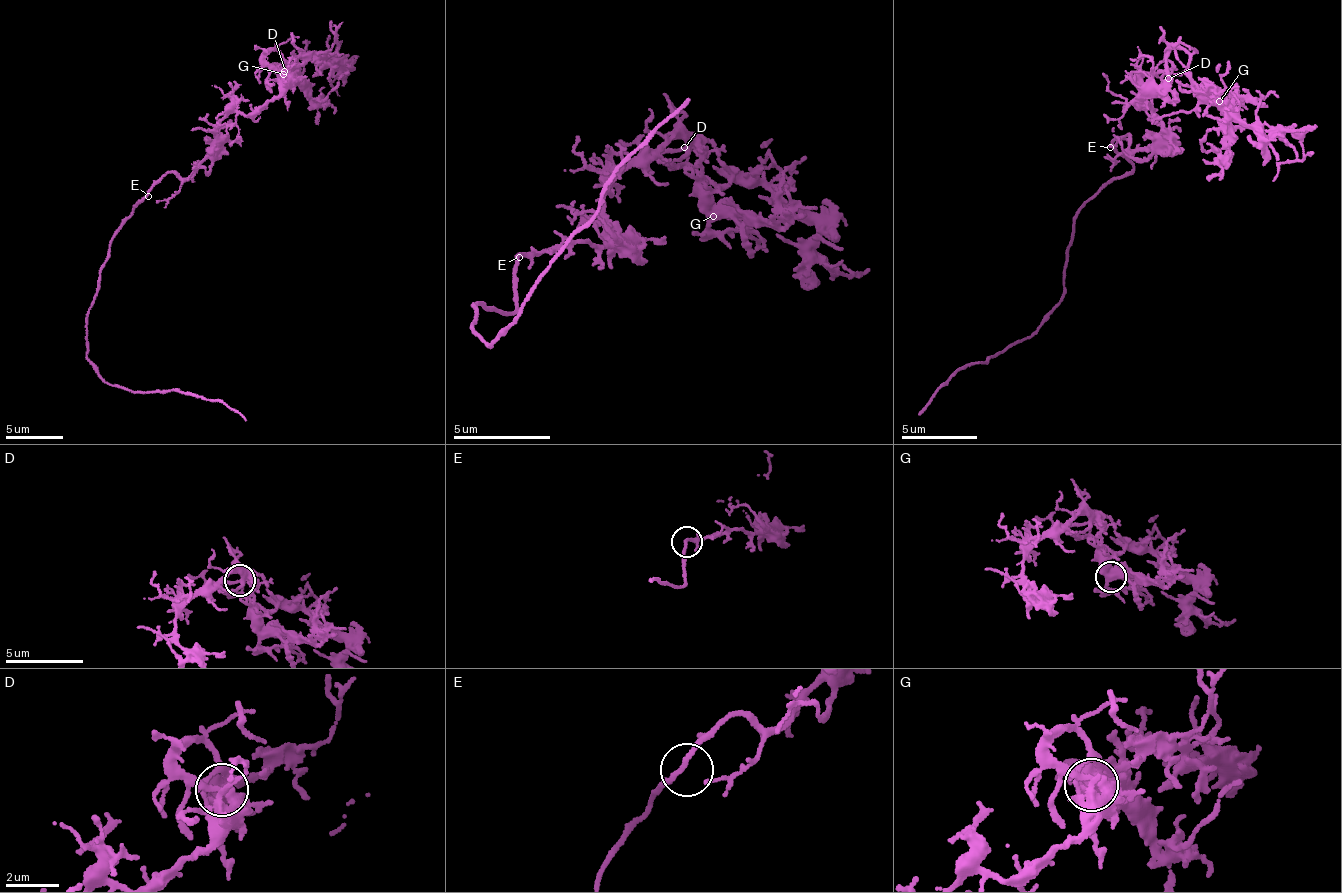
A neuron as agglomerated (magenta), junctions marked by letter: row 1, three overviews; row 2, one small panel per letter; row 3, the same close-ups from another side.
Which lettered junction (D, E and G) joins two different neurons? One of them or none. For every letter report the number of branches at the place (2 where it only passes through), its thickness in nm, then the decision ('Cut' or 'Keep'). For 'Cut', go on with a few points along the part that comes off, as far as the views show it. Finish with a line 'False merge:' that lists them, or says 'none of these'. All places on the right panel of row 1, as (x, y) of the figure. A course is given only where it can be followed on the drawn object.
D: Branches: 3. Thickness 240 nm. Keep
E: Branches: 3. Thickness 140 nm. Keep
G: Branches: 4. Thickness 480 nm. Keep
False merge: none of these

